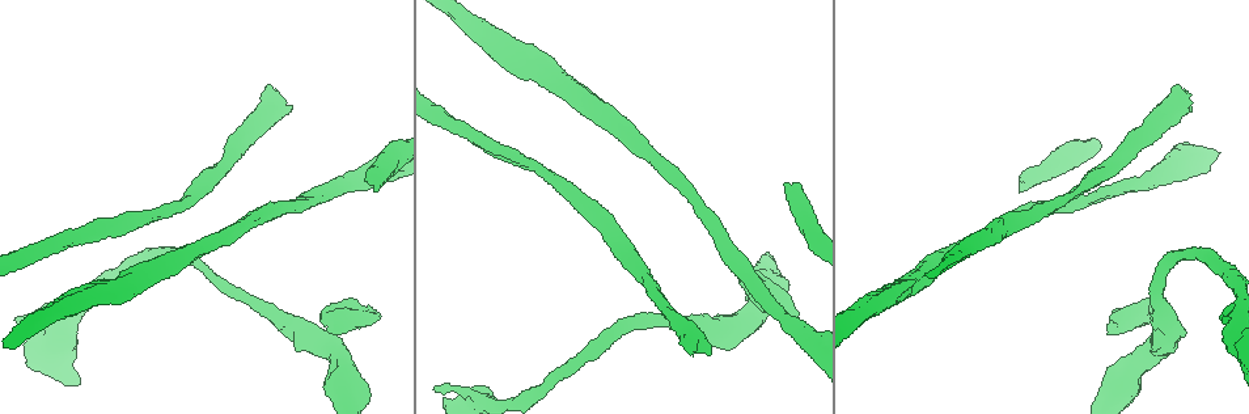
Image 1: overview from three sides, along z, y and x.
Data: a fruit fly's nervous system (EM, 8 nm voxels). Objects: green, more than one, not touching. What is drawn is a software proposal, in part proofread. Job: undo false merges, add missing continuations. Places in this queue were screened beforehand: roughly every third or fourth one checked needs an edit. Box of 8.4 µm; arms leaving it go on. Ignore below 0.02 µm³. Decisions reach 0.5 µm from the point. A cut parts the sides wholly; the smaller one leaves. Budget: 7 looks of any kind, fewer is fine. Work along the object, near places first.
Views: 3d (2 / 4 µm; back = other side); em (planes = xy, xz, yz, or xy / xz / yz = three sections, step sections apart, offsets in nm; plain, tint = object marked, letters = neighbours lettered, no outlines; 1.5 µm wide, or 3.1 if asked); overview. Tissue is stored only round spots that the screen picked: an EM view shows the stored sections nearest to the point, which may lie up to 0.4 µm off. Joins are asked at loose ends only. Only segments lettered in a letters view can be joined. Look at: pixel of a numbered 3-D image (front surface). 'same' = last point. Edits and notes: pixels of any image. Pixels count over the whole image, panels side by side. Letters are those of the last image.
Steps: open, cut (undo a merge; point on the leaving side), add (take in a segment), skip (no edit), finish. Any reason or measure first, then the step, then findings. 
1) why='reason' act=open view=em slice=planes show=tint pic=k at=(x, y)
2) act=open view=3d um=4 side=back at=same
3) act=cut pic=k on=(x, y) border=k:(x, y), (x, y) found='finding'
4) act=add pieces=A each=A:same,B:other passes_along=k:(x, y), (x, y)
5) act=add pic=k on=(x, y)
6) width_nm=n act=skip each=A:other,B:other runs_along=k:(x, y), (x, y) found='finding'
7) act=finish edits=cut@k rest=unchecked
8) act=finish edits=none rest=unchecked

why='calibre changes' act=open view=em slice=planes show=letters pic=1 at=(1161, 316)

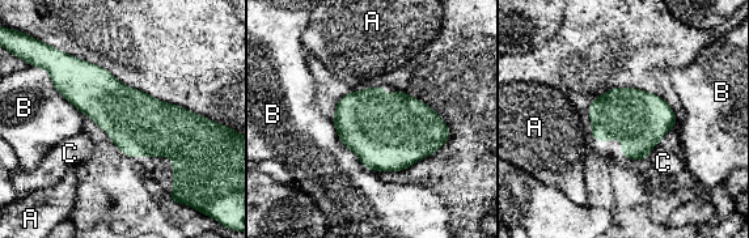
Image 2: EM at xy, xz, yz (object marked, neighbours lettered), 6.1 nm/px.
longest_contact=B:420nm act=skip each=A:other,B:other,C:other border=2:(330, 119), (338, 139), (375, 171) found='continuous, no second neuron'

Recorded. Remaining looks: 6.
act=open view=em slice=planes show=tint pic=1 at=(799, 333)

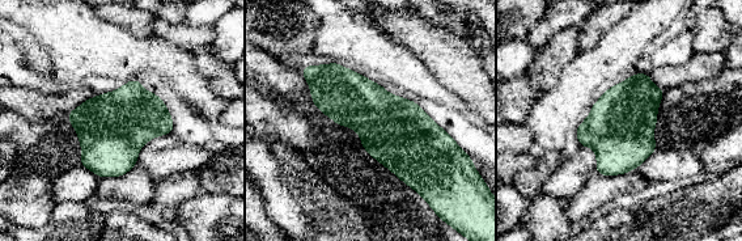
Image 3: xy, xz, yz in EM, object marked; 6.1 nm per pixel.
act=open view=em slice=planes show=letters at=same

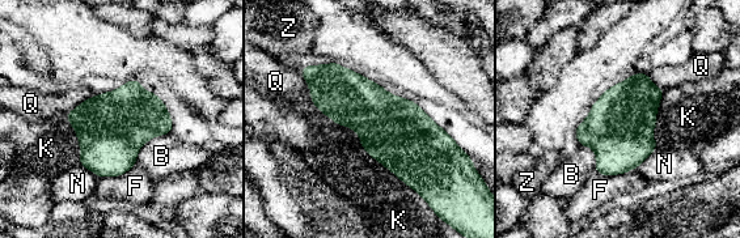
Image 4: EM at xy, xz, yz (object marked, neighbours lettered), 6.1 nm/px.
act=skip each=B:other,F:other,K:other,N:other,Q:other,Z:other border=4:(360, 145), (422, 196) found='all the same neuron'

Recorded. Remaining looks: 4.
act=open view=em slice=planes show=letters pic=1 at=(1021, 192)

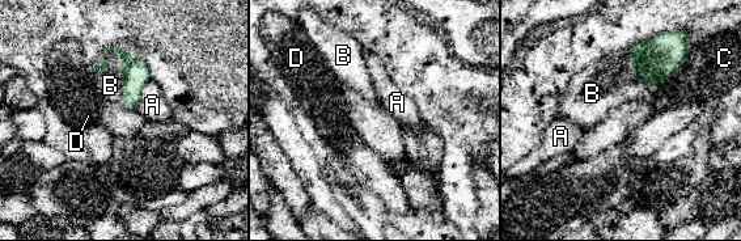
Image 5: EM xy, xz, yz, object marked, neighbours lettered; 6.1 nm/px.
act=add pieces=B each=A:other,B:same,C:other,D:other passes_along=5:(135, 74), (122, 74), (110, 85) found='it goes on there'

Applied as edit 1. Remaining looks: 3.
act=finish edits=add@5 rest=unchecked

